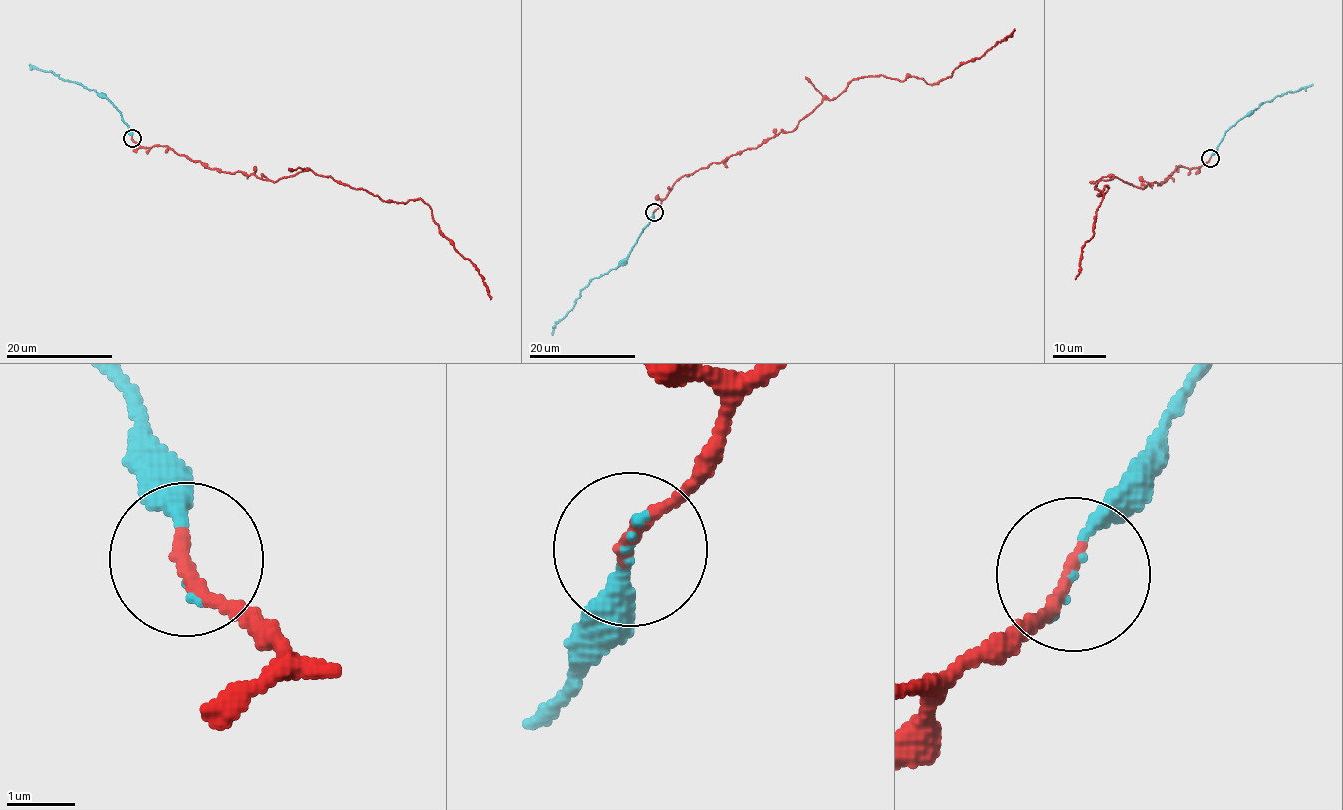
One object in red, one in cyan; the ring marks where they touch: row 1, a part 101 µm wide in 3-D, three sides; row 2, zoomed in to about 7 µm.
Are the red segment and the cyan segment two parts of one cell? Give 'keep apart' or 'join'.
join

